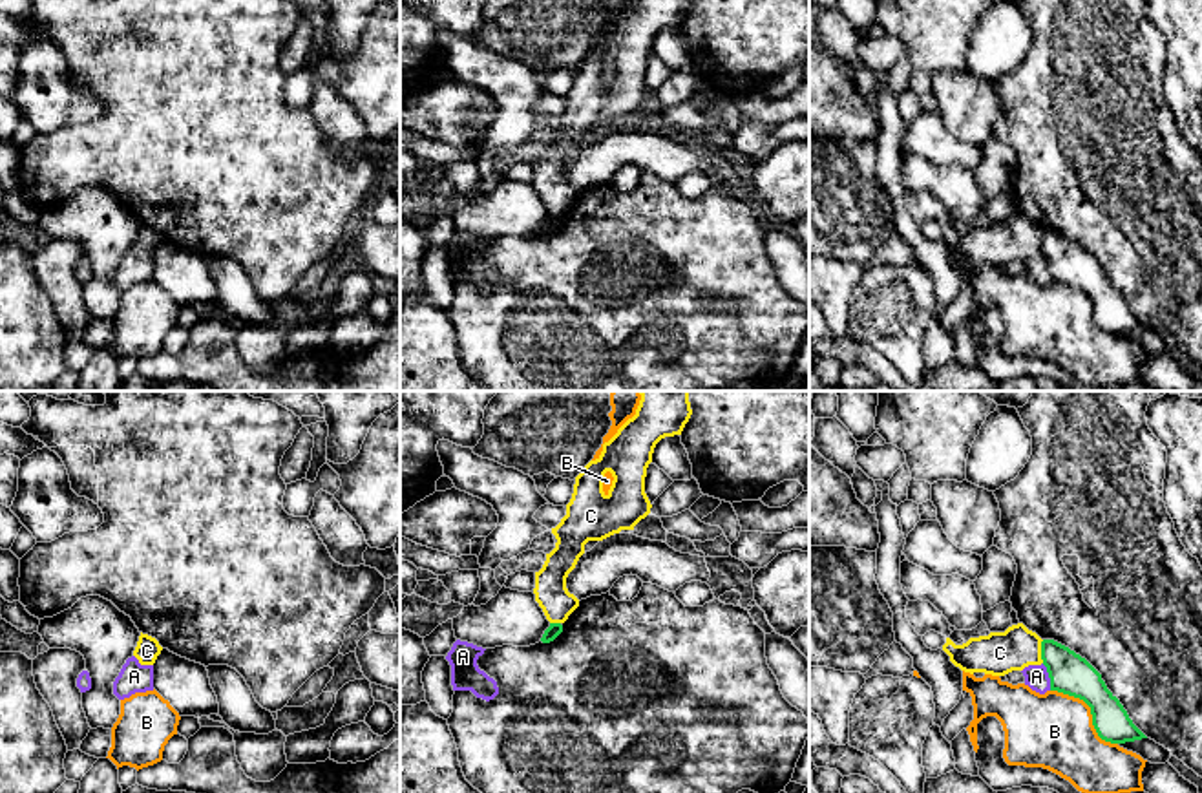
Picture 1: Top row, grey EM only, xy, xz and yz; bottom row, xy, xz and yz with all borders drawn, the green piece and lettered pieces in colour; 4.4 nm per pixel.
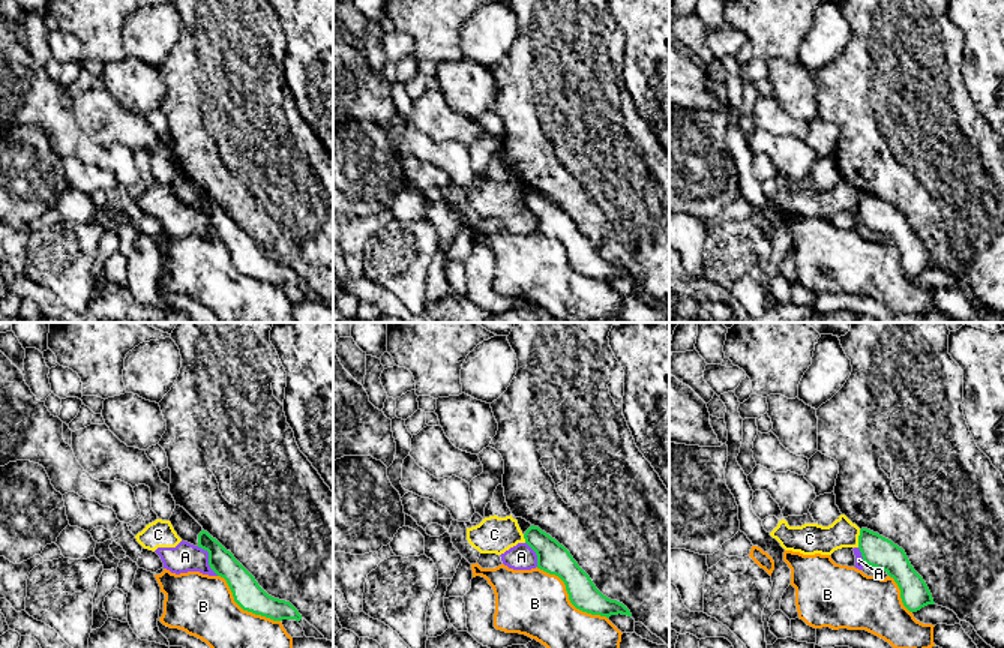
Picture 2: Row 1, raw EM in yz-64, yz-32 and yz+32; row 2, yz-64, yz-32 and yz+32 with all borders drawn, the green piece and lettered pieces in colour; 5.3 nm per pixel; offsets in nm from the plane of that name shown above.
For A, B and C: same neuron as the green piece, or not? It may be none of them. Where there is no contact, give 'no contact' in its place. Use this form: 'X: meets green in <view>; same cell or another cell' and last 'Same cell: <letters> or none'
A: meets green in yz; another cell
B: meets green in yz; another cell
C: meets green in yz; another cell
Same cell: none

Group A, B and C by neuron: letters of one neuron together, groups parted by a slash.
A C / B

